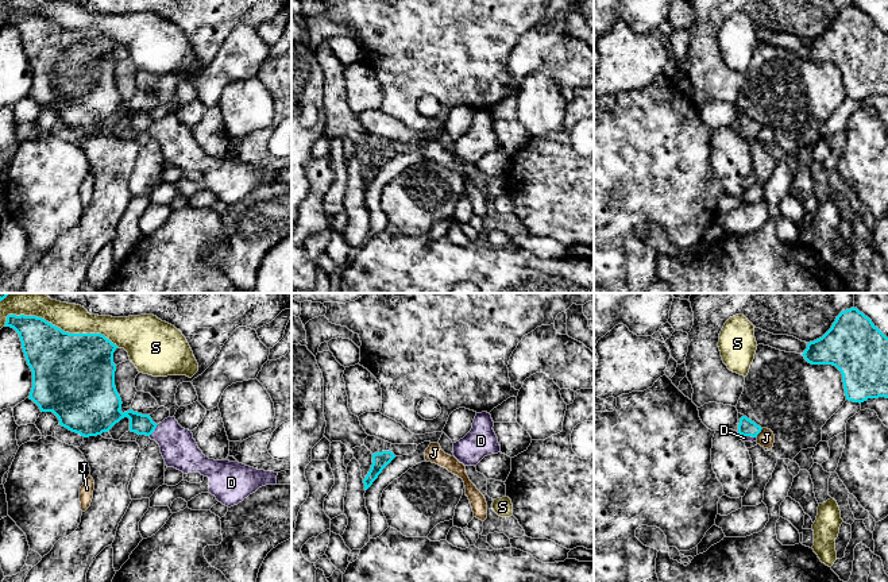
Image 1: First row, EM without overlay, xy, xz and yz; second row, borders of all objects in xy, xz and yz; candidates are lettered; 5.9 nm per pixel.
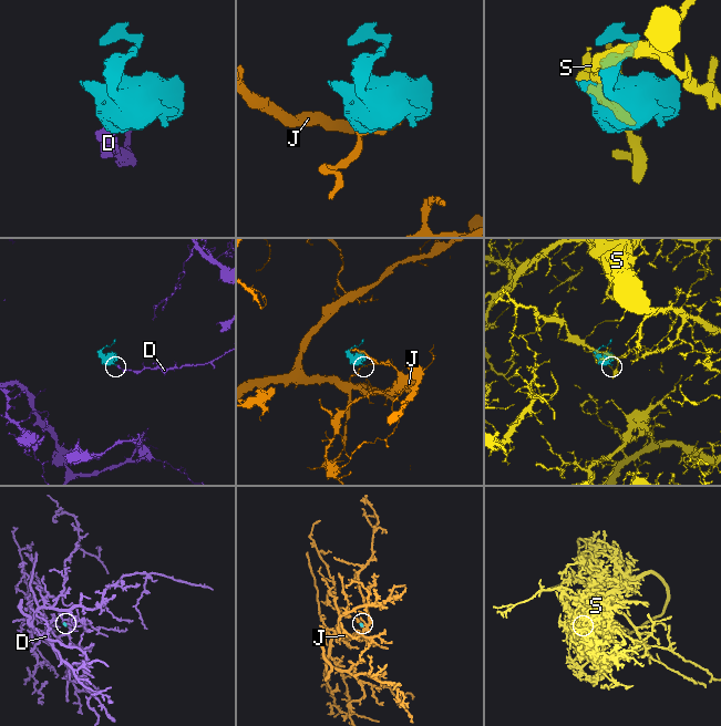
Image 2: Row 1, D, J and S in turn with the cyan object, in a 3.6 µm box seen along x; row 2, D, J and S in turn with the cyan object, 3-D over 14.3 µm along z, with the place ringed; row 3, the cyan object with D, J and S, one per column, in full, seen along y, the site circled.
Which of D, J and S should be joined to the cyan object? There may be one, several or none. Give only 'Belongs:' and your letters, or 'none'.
Belongs: D

